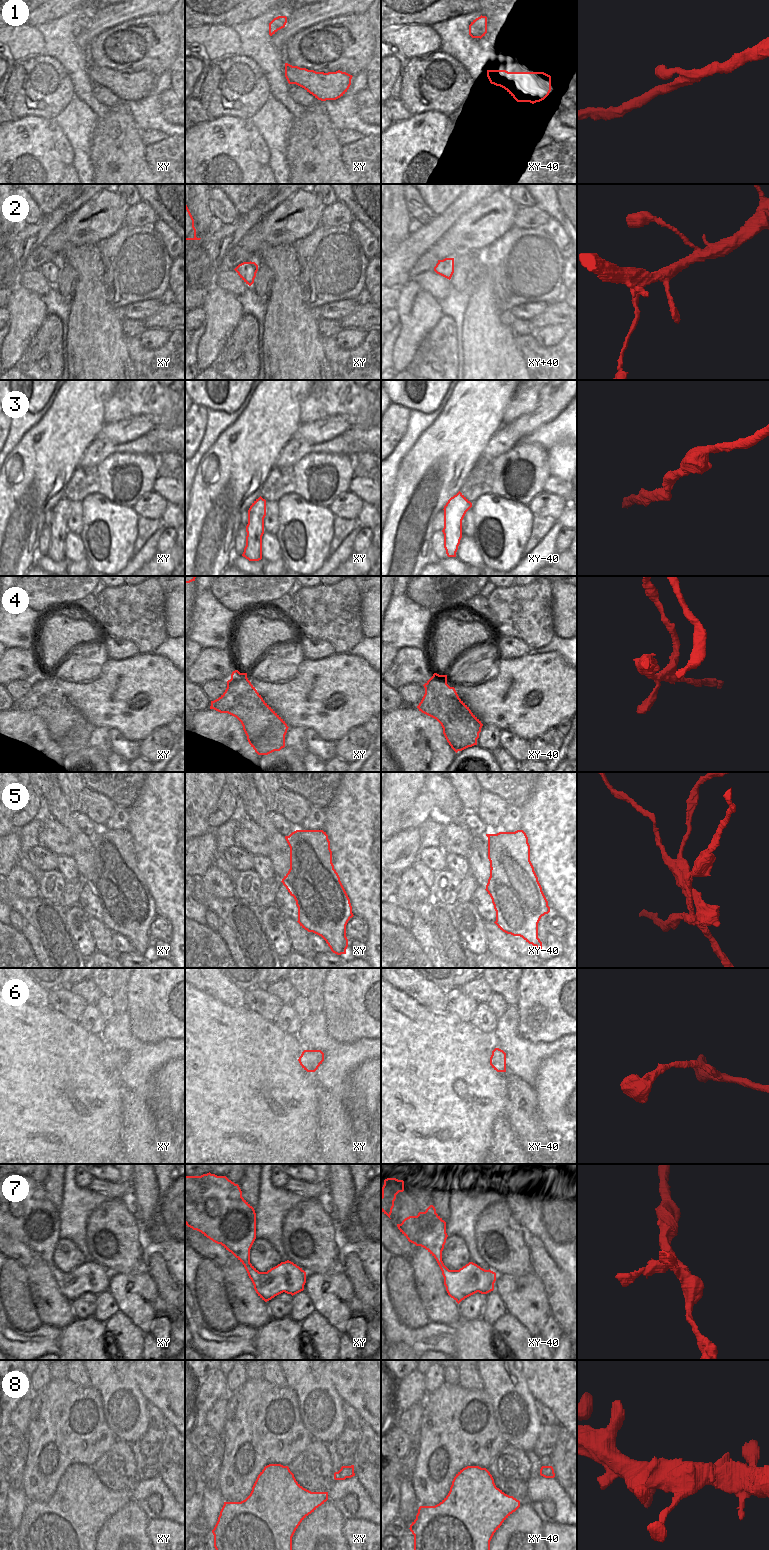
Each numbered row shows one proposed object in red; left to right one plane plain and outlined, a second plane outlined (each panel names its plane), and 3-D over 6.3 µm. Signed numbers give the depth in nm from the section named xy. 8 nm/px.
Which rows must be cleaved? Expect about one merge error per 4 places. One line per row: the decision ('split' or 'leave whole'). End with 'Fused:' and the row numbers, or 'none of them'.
1: leave whole
2: leave whole
3: leave whole
4: split
5: split
6: leave whole
7: leave whole
8: split
Fused: 4, 5, 8

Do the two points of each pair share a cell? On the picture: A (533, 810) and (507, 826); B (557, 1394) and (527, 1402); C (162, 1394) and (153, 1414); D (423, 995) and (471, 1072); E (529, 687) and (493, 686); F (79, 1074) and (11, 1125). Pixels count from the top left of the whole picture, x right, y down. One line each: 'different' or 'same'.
A: different
B: different
C: different
D: different
E: same
F: same

